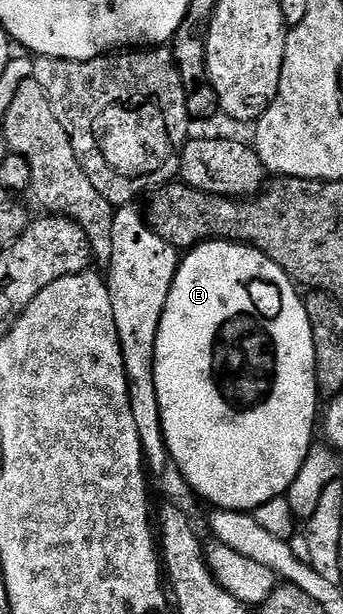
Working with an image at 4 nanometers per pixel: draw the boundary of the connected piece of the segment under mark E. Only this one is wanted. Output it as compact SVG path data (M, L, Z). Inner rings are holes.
M207 240L198 244L181 259L180 269L166 298L166 310L158 326L156 339L156 361L154 362L154 382L158 390L160 417L164 427L164 441L168 444L171 463L180 467L184 480L204 500L212 503L213 509L225 508L231 512L255 513L258 506L274 498L285 495L288 487L298 476L302 464L306 462L313 448L312 431L318 428L318 408L316 412L316 355L314 354L314 334L310 330L310 318L306 318L306 306L297 285L266 254L247 244L232 244L228 240Z

